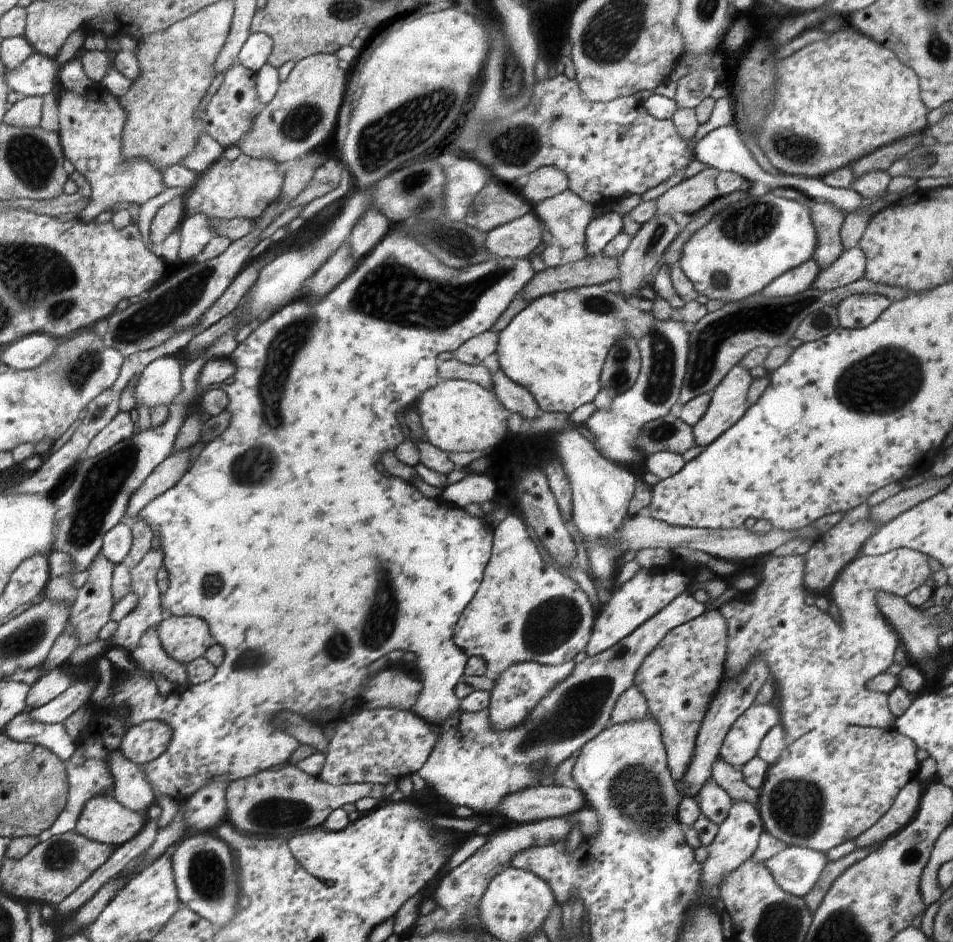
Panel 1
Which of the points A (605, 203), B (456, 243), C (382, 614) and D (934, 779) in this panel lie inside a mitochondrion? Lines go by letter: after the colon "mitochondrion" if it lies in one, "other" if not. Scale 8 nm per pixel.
A: other
B: mitochondrion
C: mitochondrion
D: other

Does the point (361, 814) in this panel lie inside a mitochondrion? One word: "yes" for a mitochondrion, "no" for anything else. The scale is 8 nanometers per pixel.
no

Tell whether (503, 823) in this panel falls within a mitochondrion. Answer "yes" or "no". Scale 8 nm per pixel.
no

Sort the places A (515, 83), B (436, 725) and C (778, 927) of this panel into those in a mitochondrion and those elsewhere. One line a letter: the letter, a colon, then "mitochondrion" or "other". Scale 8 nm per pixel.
A: mitochondrion
B: other
C: mitochondrion

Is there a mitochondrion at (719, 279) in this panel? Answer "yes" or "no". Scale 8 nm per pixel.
yes

